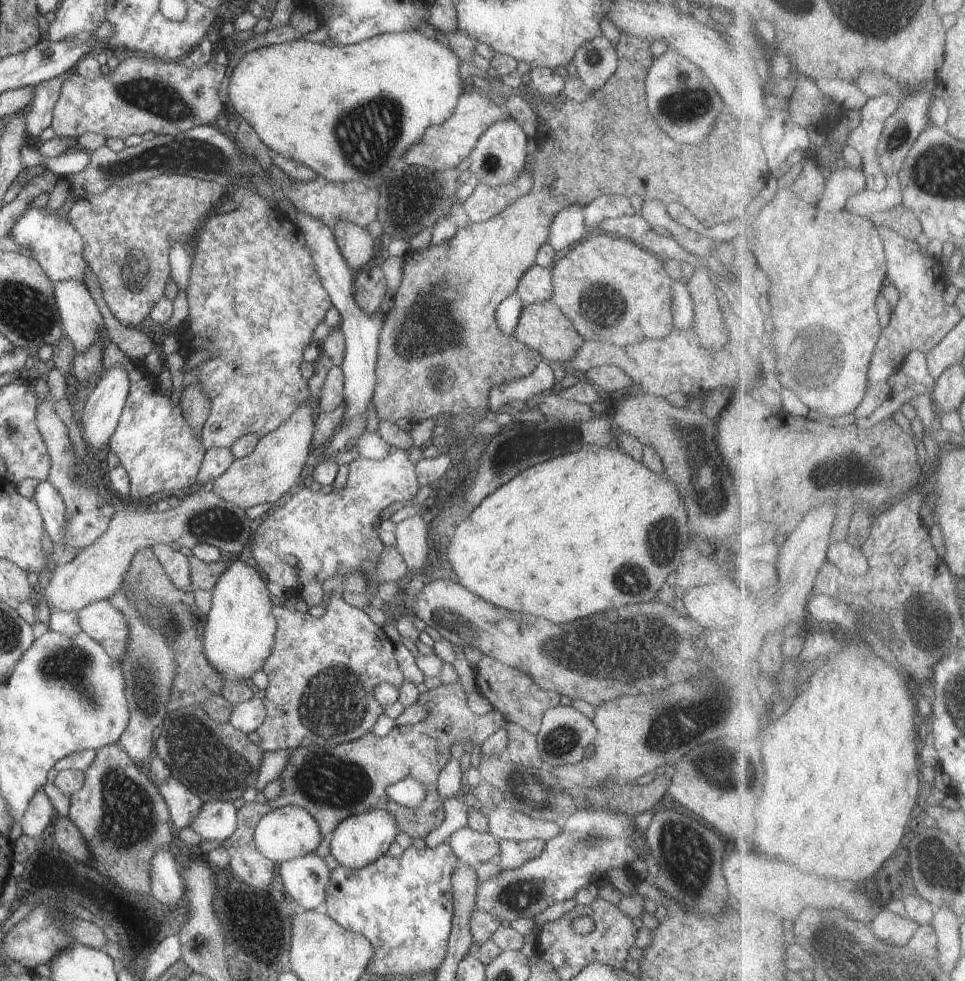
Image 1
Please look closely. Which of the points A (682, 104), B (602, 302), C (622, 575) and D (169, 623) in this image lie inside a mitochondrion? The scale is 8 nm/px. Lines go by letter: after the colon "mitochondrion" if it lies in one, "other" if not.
A: mitochondrion
B: mitochondrion
C: mitochondrion
D: mitochondrion

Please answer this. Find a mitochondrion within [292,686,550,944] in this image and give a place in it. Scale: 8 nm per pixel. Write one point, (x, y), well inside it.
(525, 893)

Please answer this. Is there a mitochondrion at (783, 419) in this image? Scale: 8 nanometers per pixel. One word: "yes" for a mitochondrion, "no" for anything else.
no

